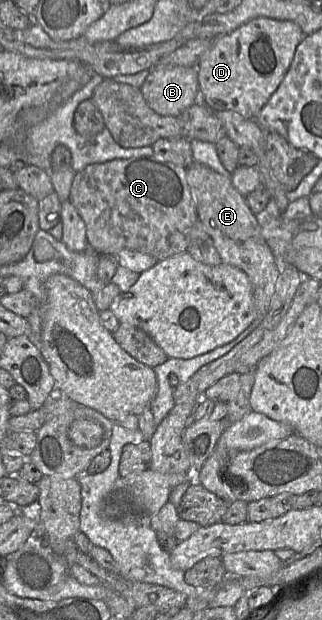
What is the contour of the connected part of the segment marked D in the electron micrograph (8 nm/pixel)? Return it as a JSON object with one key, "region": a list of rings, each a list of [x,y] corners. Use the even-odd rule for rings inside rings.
{"region":[[[267,17],[252,19],[214,41],[197,65],[199,96],[212,111],[232,111],[246,119],[256,119],[261,108],[280,85],[293,60],[296,47],[304,38],[301,28],[289,20]]]}

